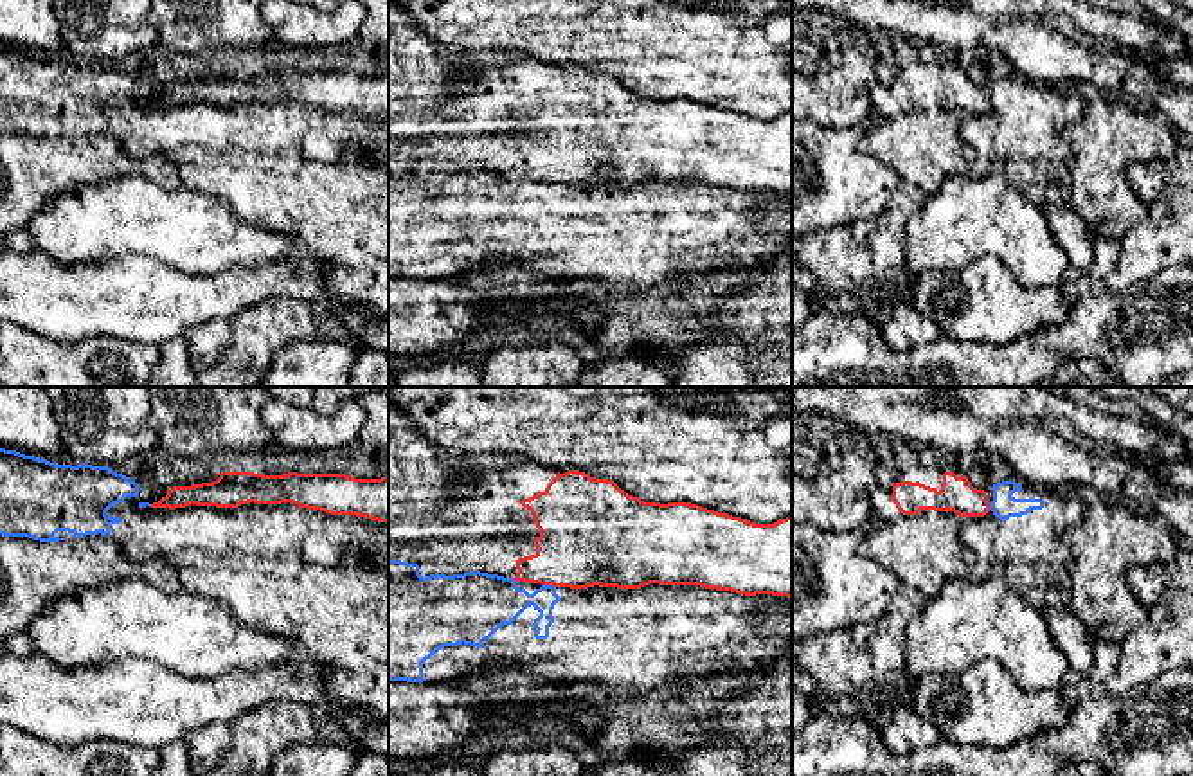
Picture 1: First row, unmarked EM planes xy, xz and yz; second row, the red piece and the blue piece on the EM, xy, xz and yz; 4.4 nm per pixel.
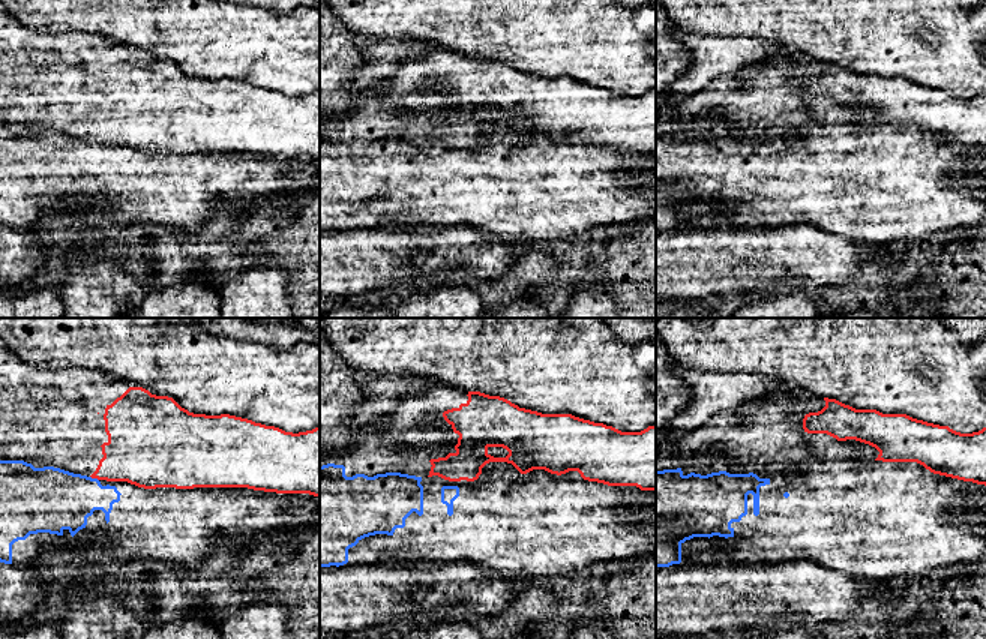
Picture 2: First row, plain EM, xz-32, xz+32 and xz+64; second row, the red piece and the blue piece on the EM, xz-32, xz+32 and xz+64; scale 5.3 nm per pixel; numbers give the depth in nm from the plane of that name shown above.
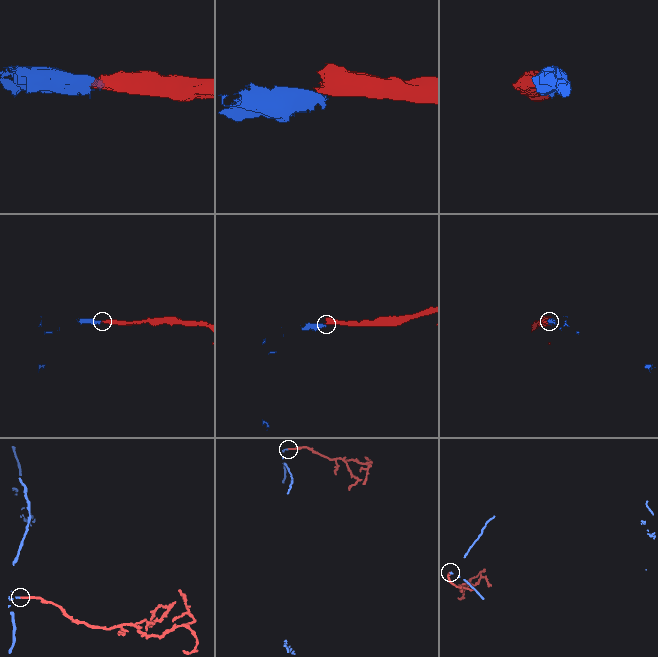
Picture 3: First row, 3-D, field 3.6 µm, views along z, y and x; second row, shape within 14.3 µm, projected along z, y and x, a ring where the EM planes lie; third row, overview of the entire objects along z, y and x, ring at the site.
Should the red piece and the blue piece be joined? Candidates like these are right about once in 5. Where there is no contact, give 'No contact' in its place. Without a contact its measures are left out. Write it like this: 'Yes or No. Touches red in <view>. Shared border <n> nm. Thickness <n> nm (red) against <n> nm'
No. Touches red in xz. Shared border 70 nm. Thickness 400 nm (red) against 220 nm

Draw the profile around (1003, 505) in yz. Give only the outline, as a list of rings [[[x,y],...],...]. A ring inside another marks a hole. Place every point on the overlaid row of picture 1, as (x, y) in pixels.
[[[1020,477],[997,483],[986,490],[990,513],[984,517],[961,517],[957,537],[981,560],[1000,569],[1006,585],[1047,616],[1060,607],[1058,592],[1071,598],[1069,564],[1074,555],[1065,533],[1081,522],[1085,501],[1080,490],[1042,490]]]

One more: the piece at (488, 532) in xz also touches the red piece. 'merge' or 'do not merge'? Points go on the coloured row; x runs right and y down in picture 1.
merge

